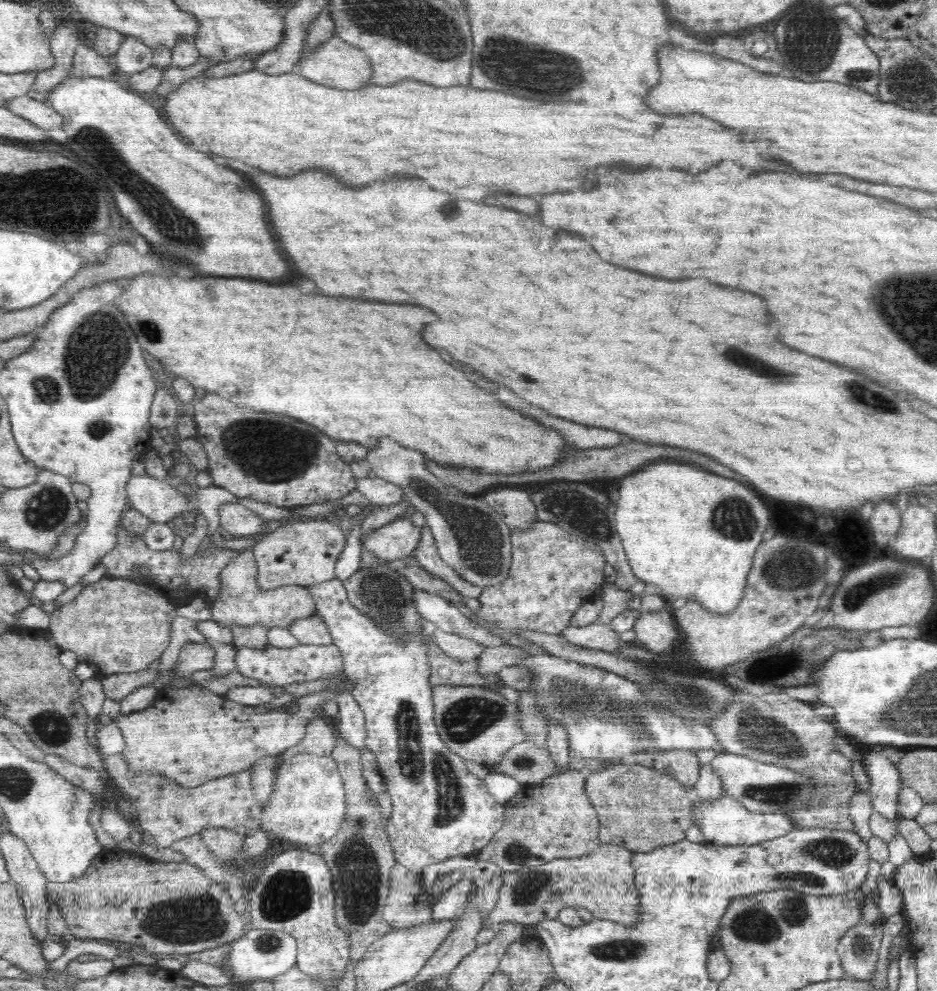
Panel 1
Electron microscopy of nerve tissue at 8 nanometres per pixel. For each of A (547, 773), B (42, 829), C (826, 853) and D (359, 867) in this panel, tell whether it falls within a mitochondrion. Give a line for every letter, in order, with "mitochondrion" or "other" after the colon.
A: other
B: other
C: mitochondrion
D: mitochondrion

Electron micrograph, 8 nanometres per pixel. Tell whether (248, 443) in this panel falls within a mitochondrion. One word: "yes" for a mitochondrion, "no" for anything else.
yes

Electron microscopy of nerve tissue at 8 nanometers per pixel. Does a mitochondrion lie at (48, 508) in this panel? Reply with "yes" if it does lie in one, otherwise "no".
yes

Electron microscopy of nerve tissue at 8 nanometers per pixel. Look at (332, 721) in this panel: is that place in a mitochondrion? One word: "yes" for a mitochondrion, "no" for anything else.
no

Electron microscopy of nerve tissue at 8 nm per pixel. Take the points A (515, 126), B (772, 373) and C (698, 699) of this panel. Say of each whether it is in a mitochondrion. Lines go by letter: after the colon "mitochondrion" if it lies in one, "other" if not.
A: other
B: mitochondrion
C: mitochondrion

